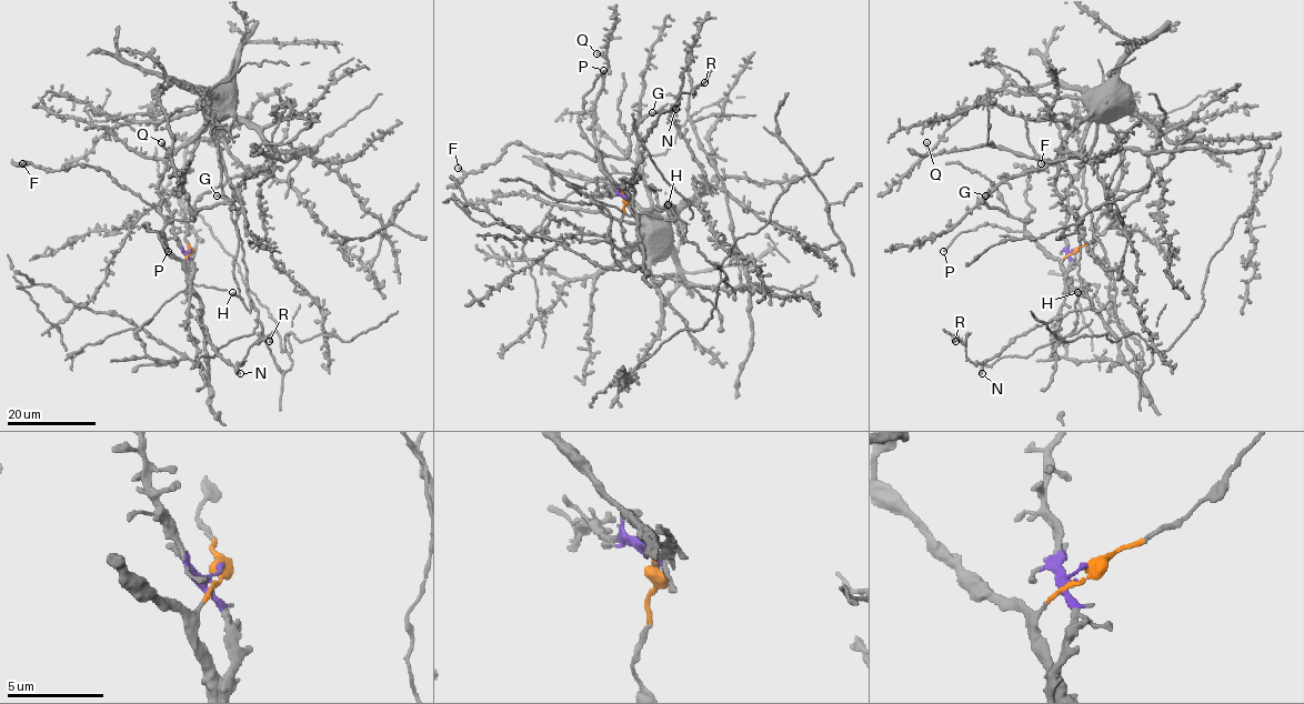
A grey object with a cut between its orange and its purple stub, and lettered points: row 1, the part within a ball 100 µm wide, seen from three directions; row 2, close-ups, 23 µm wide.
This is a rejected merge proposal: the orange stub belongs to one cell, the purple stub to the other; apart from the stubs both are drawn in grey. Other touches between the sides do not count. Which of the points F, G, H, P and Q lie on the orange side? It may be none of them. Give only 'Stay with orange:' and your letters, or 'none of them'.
Stay with orange: F, G, P

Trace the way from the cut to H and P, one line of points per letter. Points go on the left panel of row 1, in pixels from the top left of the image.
H: (190, 250), (176, 234), (159, 180), (166, 162), (213, 121), (233, 190), (250, 310), (232, 292)
P: (189, 250), (188, 257), (179, 260), (163, 235), (143, 223), (156, 231), (168, 251)

